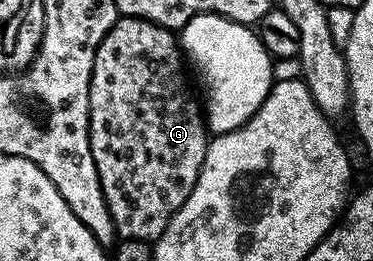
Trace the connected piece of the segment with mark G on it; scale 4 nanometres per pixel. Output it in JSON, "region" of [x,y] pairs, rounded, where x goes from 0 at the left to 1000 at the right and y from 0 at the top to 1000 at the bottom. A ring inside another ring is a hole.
{"region":[[[316,61],[255,195],[255,257],[244,272],[239,337],[244,609],[255,609],[255,655],[265,655],[265,701],[276,716],[314,908],[338,923],[421,927],[464,820],[501,778],[501,747],[512,747],[534,686],[566,525],[542,406],[507,345],[496,264],[501,280],[477,130],[370,65]]]}

